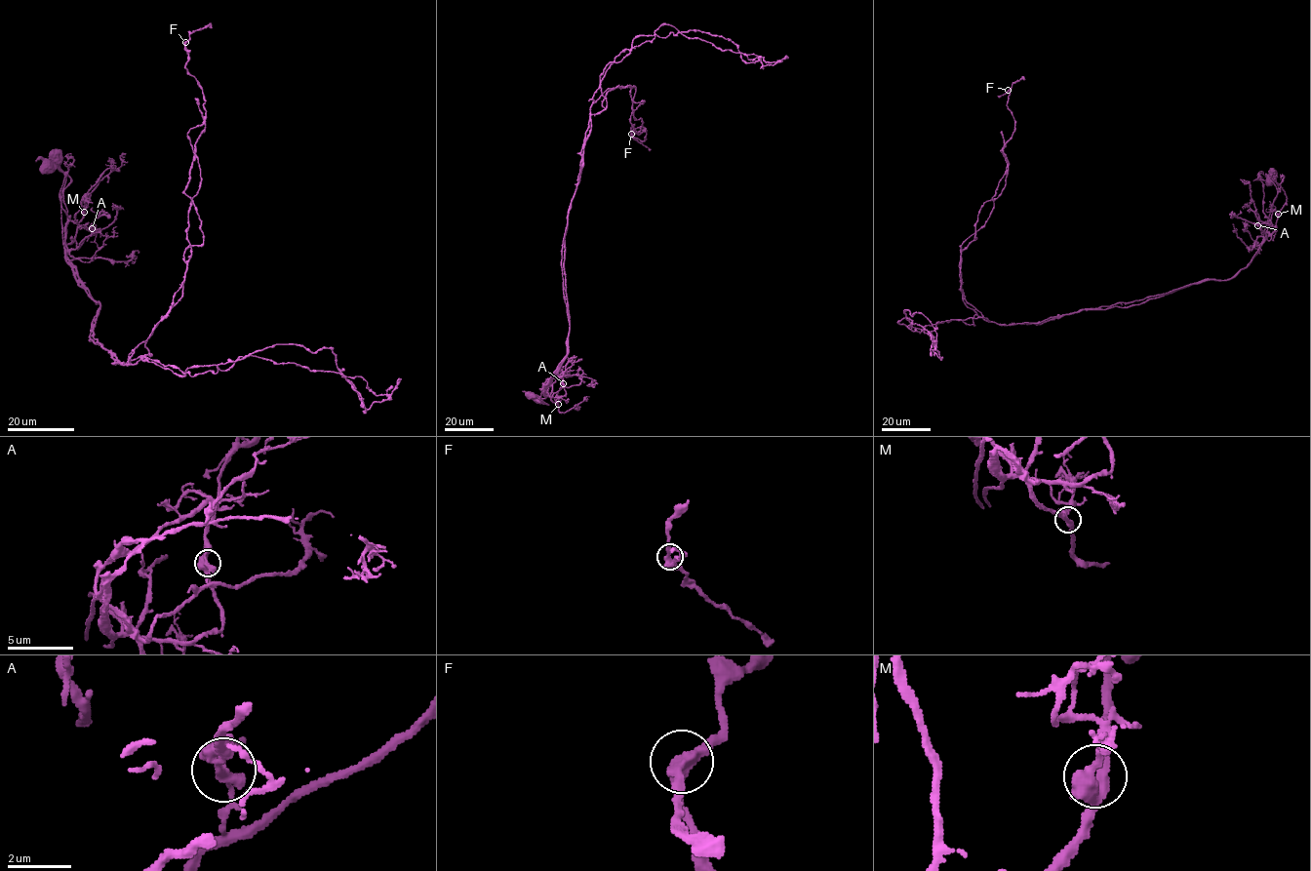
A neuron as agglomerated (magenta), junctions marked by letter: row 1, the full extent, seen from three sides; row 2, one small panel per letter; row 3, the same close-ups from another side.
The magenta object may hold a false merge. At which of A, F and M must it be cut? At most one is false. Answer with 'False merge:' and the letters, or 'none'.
False merge: A

